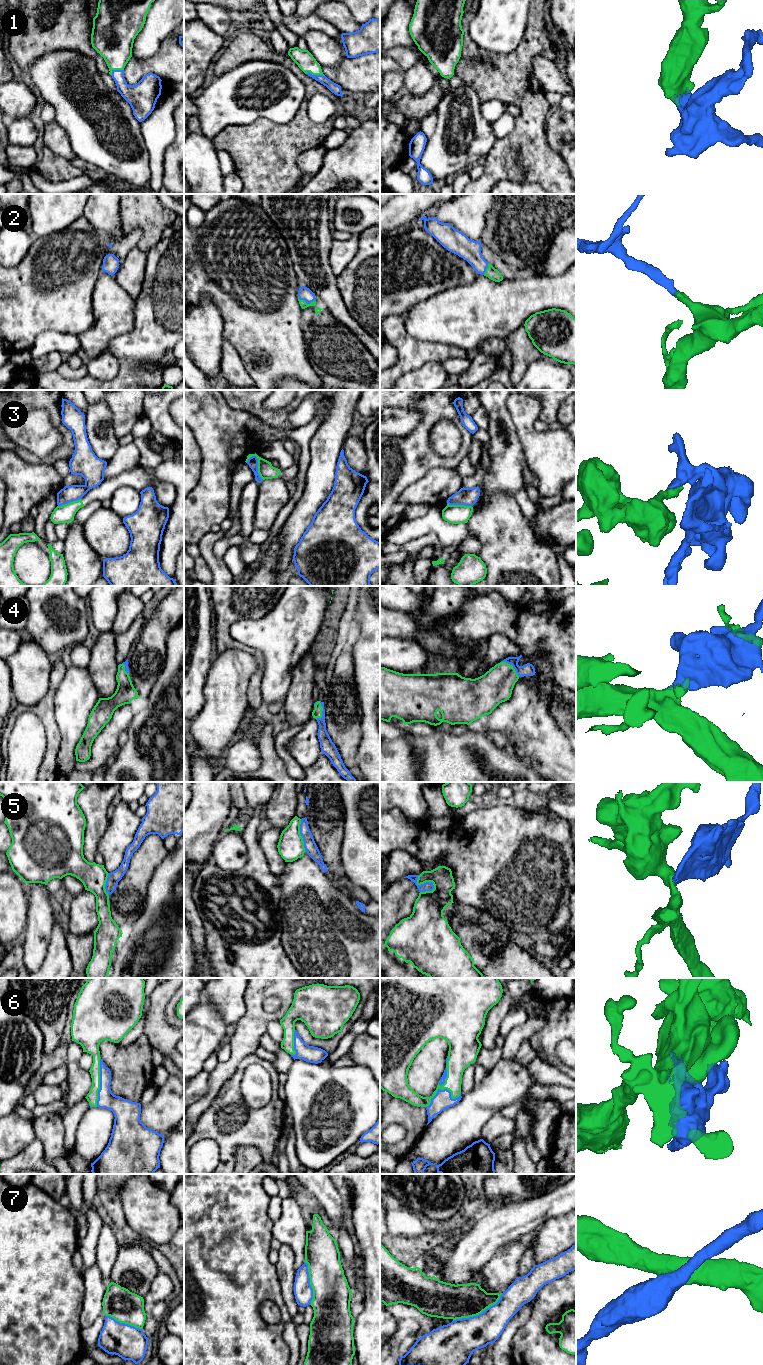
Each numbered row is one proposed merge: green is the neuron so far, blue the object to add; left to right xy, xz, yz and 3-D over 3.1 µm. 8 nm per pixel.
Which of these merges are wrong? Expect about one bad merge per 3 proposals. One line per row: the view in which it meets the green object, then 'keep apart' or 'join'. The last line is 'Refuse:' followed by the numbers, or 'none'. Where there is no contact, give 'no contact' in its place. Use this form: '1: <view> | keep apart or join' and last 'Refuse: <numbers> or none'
1: xz | join
2: xz | join
3: xz | keep apart
4: yz | join
5: yz | keep apart
6: xy | join
7: yz | keep apart
Refuse: 3, 5, 7

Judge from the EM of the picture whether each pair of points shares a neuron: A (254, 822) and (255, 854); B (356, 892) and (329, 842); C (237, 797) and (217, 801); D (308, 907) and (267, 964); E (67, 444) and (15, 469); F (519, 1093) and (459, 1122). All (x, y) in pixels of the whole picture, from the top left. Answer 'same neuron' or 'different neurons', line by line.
A: same neuron
B: same neuron
C: different neurons
D: different neurons
E: different neurons
F: same neuron

